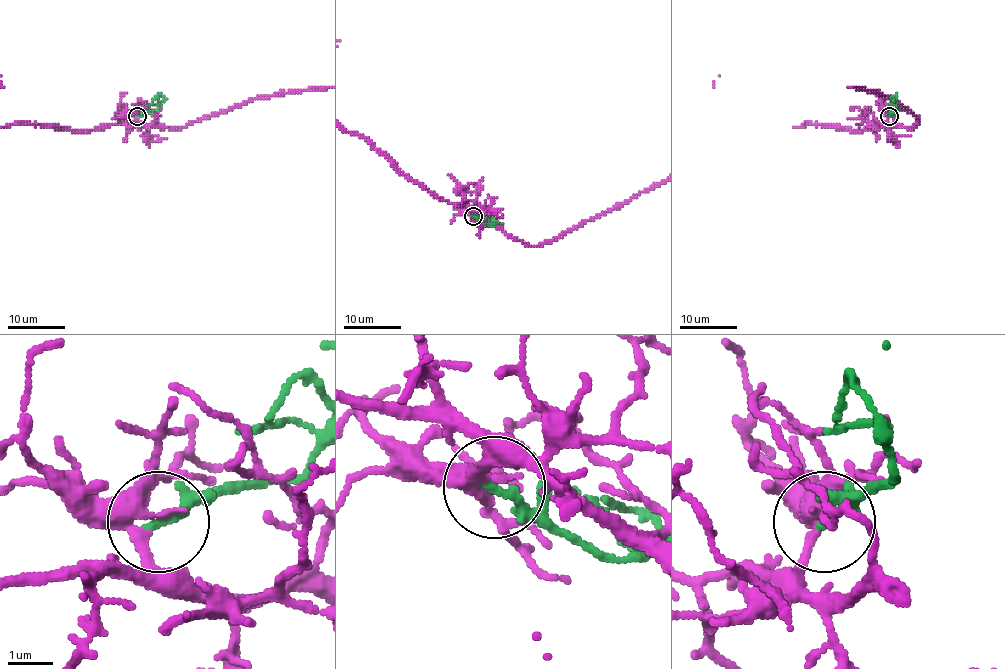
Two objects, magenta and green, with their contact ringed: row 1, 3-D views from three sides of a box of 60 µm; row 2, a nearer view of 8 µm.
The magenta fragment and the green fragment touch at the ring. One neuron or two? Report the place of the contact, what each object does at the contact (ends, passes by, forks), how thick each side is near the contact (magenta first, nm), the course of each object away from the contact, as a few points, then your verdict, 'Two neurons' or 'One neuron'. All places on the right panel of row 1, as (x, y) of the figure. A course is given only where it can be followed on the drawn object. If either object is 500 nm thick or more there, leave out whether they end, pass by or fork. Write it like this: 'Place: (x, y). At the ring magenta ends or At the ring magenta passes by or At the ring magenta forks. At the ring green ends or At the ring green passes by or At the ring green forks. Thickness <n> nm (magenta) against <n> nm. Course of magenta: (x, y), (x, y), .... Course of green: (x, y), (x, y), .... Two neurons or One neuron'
Place: (889, 116). At the ring magenta forks. At the ring green passes by. Thickness 280 nm (magenta) against 170 nm. Course of green: (888, 116), (897, 111), (897, 94). One neuron

